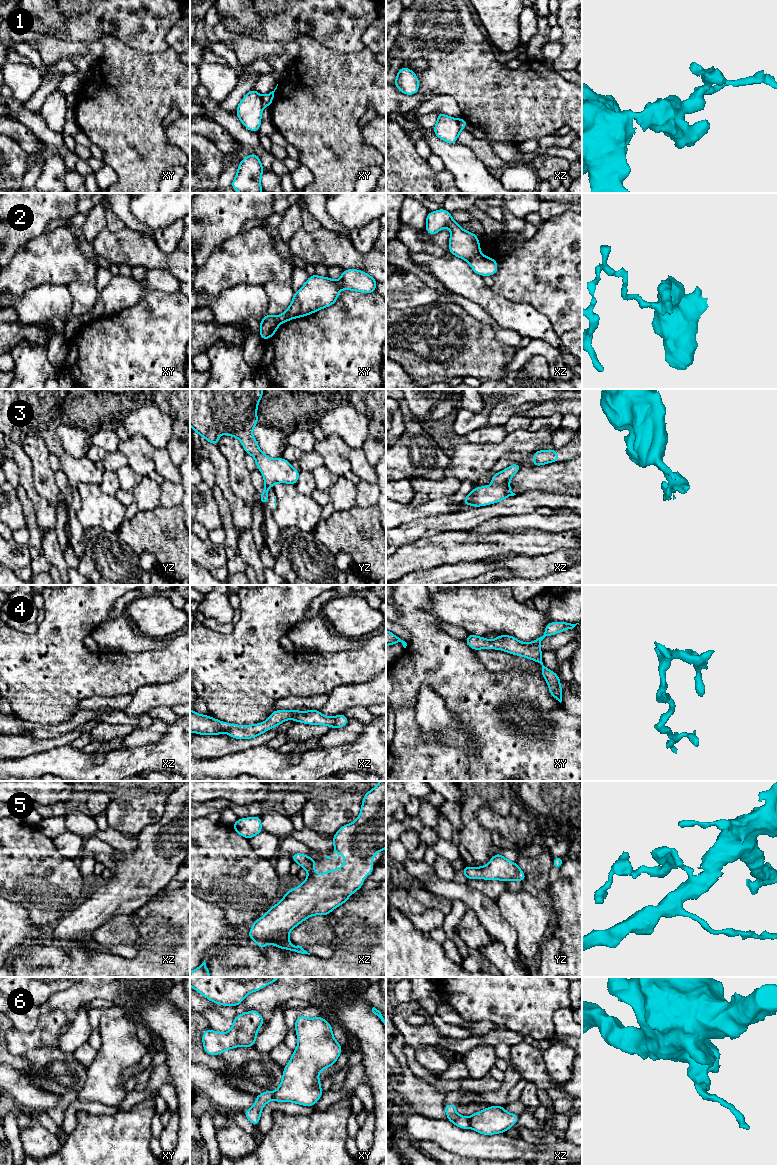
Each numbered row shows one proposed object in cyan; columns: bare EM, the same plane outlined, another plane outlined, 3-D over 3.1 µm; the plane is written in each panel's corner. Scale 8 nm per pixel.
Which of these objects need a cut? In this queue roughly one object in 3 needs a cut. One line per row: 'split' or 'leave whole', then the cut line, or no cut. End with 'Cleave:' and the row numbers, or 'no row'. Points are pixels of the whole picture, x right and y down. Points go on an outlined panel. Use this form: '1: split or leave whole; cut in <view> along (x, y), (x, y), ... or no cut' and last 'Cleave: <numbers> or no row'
1: split; cut in xy along (261, 96), (263, 107)
2: leave whole; no cut
3: split; cut in yz along (265, 484), (267, 489)
4: leave whole; no cut
5: leave whole; no cut
6: split; cut in xz along (469, 1118), (470, 1127)
Cleave: 1, 3, 6

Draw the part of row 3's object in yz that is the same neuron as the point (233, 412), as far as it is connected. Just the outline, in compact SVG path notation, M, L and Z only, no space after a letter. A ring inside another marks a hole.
M190 389L190 425L200 437L216 446L220 434L237 437L245 452L255 459L267 489L275 483L296 485L300 471L294 469L283 457L271 459L265 455L252 434L253 428L258 424L257 407L263 392L263 389Z

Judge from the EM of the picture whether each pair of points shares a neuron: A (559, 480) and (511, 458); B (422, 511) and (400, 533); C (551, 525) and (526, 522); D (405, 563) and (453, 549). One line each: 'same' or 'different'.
A: different
B: different
C: same
D: same

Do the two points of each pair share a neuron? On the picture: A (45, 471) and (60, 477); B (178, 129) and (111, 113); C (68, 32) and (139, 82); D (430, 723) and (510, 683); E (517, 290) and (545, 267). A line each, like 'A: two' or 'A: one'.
A: two
B: two
C: two
D: two
E: one

